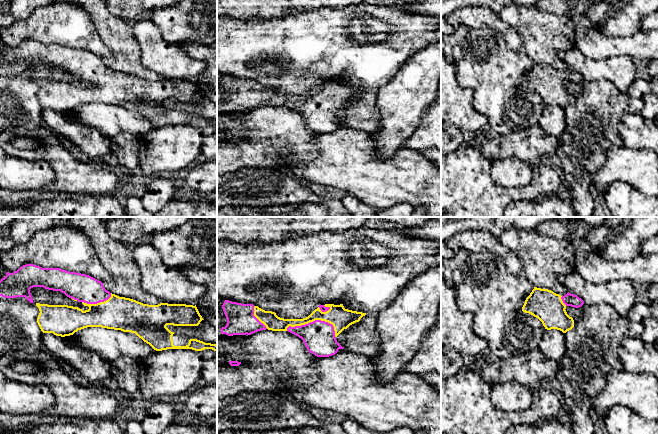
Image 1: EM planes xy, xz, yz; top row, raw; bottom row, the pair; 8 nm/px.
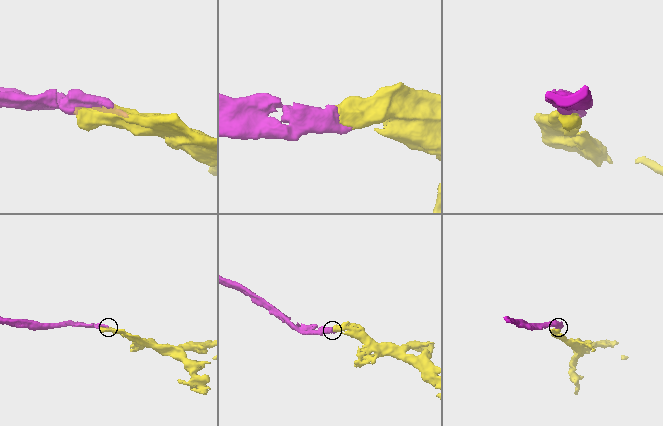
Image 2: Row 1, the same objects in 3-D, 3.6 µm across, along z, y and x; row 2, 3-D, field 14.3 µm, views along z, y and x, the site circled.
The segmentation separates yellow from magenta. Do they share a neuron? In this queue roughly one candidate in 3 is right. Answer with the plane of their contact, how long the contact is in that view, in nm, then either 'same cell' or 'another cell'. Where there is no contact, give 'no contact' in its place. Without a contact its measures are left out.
xz | 400 nm | same cell

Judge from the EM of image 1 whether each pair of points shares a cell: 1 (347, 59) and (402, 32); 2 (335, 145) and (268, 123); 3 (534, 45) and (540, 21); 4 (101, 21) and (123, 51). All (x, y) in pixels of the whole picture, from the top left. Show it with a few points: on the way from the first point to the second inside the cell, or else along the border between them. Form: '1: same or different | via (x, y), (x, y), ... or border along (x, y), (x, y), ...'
1: same | via (356, 43), (367, 31), (386, 31)
2: different | border along (319, 133), (314, 139), (317, 155), (308, 161)
3: same | via (540, 39), (540, 27)
4: same | via (108, 28), (122, 44)

